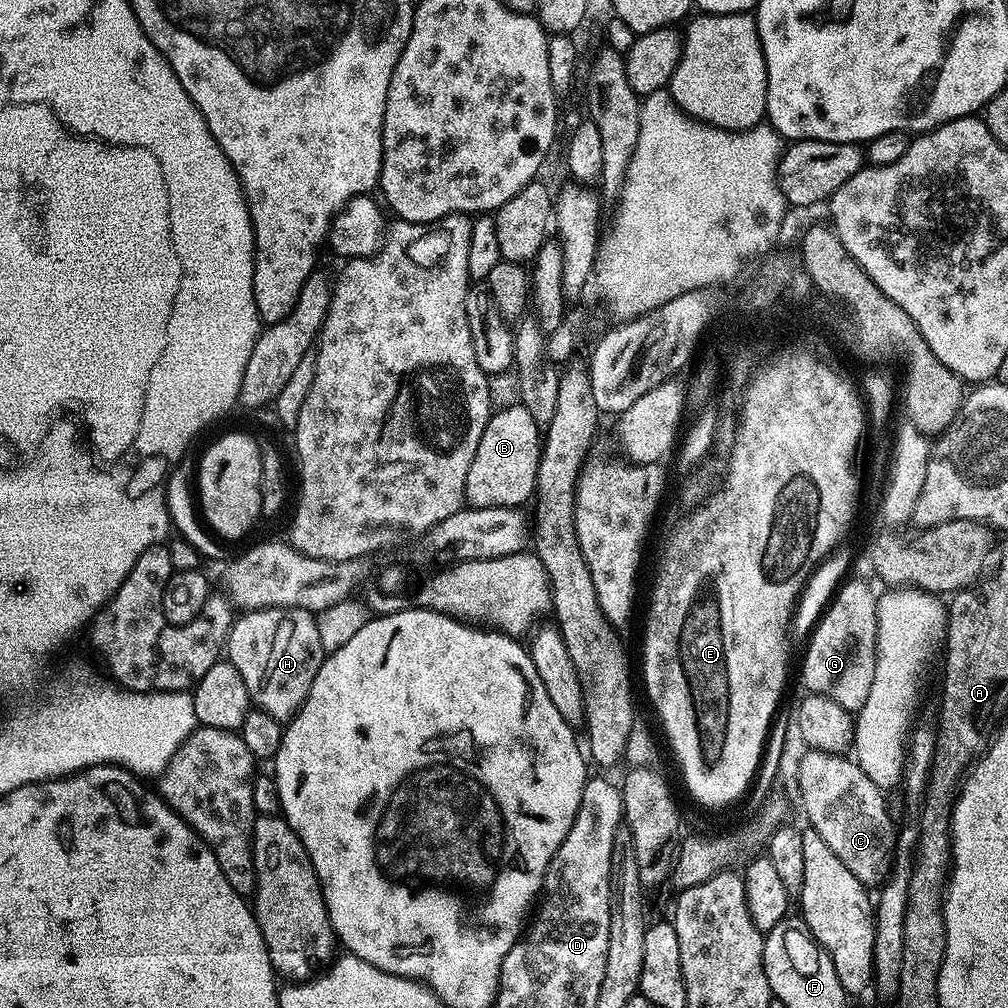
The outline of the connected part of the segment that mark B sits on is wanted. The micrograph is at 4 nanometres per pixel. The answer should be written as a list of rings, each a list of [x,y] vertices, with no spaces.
[[[513,402],[509,408],[493,411],[486,422],[486,430],[482,430],[482,438],[478,442],[478,450],[474,450],[474,462],[470,462],[470,470],[466,470],[466,486],[464,487],[464,499],[471,507],[484,508],[484,507],[508,507],[520,508],[524,506],[528,500],[533,499],[536,491],[536,475],[538,474],[538,466],[540,465],[540,449],[542,447],[542,428],[541,425],[534,422],[534,418],[530,418],[530,410],[526,410],[524,405],[519,402]]]

